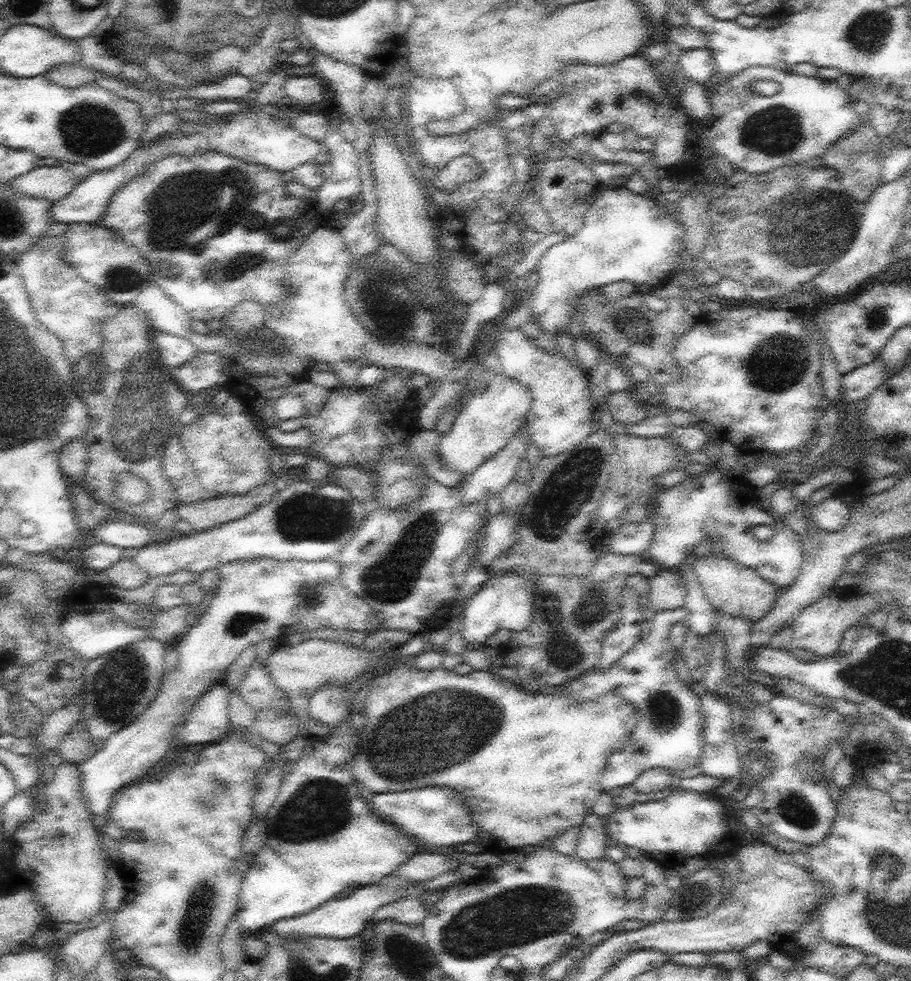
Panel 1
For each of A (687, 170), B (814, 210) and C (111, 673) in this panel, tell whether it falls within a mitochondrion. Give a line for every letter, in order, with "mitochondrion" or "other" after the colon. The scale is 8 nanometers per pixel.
A: other
B: mitochondrion
C: mitochondrion

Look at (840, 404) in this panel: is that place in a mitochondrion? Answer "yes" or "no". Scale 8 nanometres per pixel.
no

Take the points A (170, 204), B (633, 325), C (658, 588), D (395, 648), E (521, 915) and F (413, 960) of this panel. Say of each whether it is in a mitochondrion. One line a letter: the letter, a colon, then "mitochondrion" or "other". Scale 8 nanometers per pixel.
A: mitochondrion
B: mitochondrion
C: other
D: other
E: mitochondrion
F: mitochondrion

